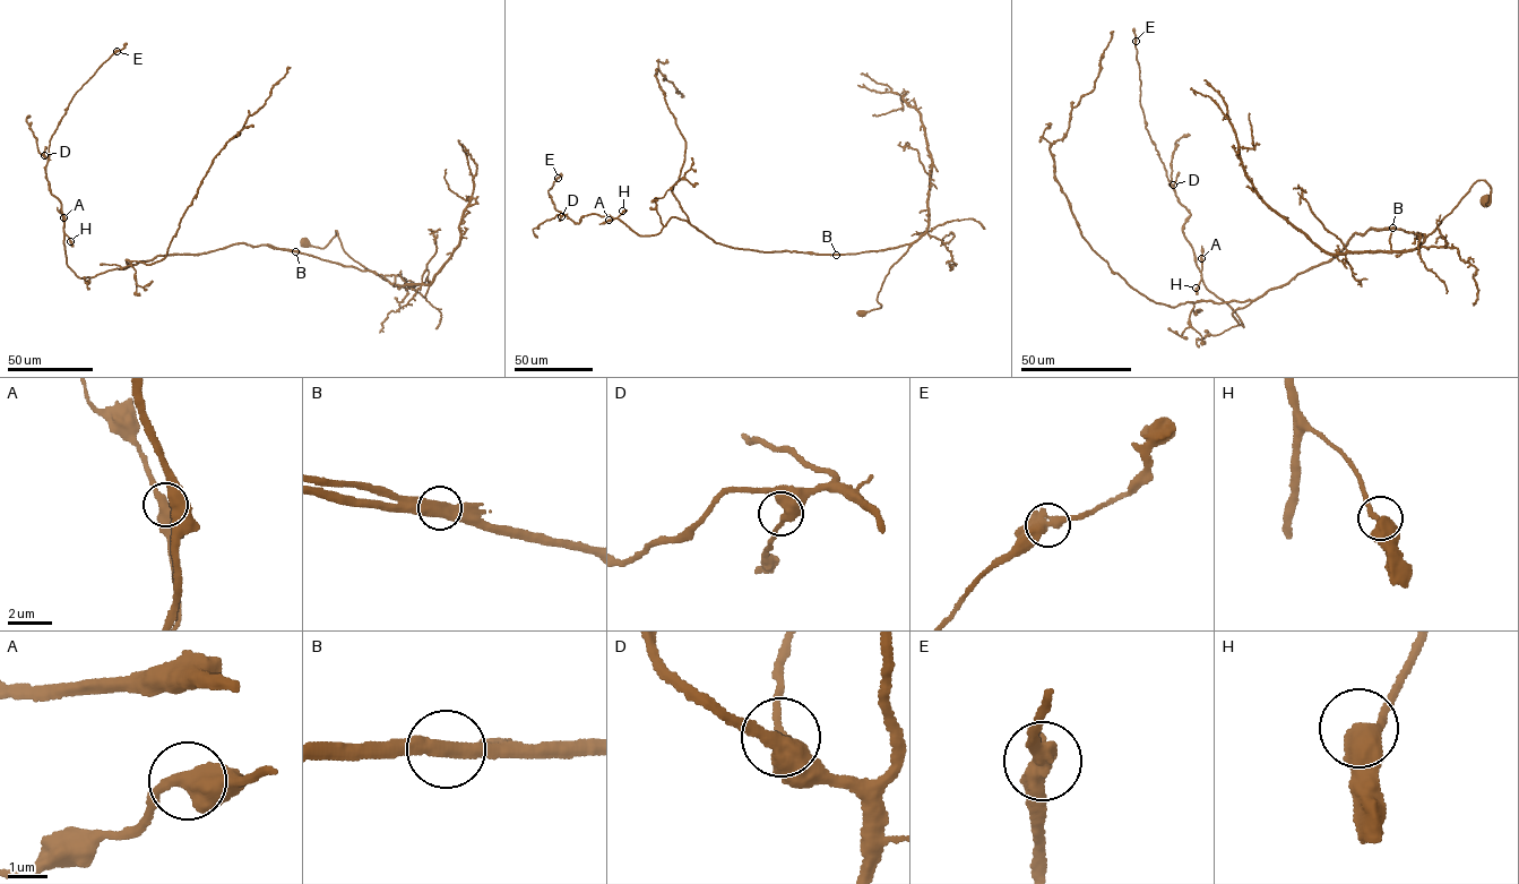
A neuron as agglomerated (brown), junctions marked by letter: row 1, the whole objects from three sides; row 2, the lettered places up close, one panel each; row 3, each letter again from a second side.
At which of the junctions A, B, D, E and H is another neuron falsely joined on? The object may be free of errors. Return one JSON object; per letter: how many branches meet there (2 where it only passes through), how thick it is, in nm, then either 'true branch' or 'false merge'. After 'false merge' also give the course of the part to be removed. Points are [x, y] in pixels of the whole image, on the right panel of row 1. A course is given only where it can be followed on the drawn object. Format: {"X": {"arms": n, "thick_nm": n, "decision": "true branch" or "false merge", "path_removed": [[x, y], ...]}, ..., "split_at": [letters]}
{"A": {"arms": 2, "thick_nm": 480, "decision": "true branch"}, "B": {"arms": 2, "thick_nm": 480, "decision": "false merge", "path_removed": [[1392, 228], [1370, 226]]}, "D": {"arms": 2, "thick_nm": 440, "decision": "true branch"}, "E": {"arms": 2, "thick_nm": 440, "decision": "true branch"}, "H": {"arms": 2, "thick_nm": 440, "decision": "true branch"}, "split_at": ["B"]}

